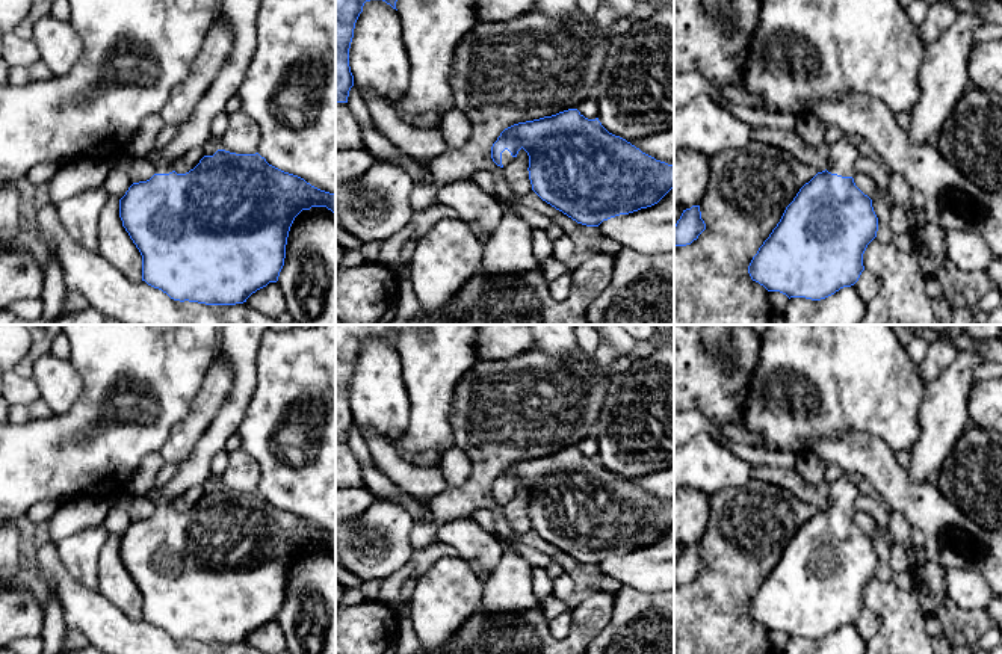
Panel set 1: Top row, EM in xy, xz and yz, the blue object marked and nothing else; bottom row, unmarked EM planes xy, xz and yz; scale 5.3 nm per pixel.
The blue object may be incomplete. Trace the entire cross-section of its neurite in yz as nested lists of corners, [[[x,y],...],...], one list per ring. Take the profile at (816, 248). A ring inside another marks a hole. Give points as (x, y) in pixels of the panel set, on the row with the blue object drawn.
[[[842,139],[830,145],[828,168],[806,183],[786,207],[780,222],[753,257],[748,273],[768,292],[812,301],[825,299],[854,285],[861,272],[863,254],[877,237],[878,217],[872,199],[854,183],[858,147]]]

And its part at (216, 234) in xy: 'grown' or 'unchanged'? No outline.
grown

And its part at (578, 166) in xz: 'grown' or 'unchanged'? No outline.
grown

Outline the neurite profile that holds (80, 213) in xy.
[[[94,187],[57,204],[57,216],[68,236],[92,252],[98,252],[100,214],[107,196],[103,187]]]

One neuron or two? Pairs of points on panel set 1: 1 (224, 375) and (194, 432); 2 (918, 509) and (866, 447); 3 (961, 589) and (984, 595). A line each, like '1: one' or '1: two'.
1: one
2: one
3: one

